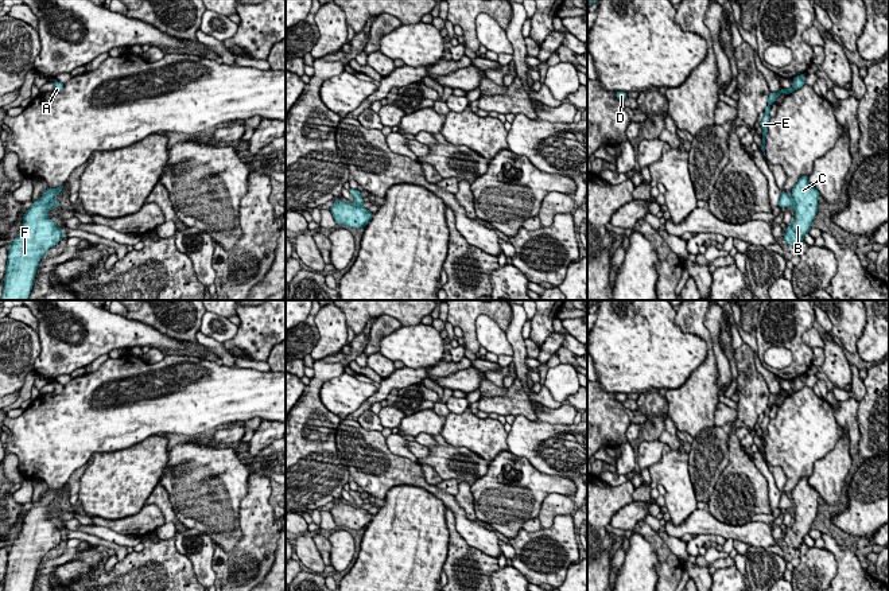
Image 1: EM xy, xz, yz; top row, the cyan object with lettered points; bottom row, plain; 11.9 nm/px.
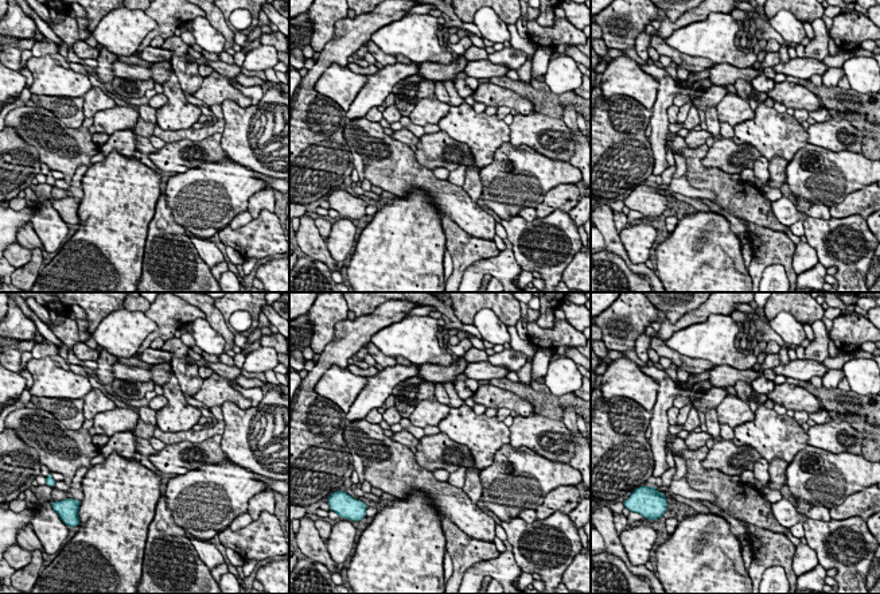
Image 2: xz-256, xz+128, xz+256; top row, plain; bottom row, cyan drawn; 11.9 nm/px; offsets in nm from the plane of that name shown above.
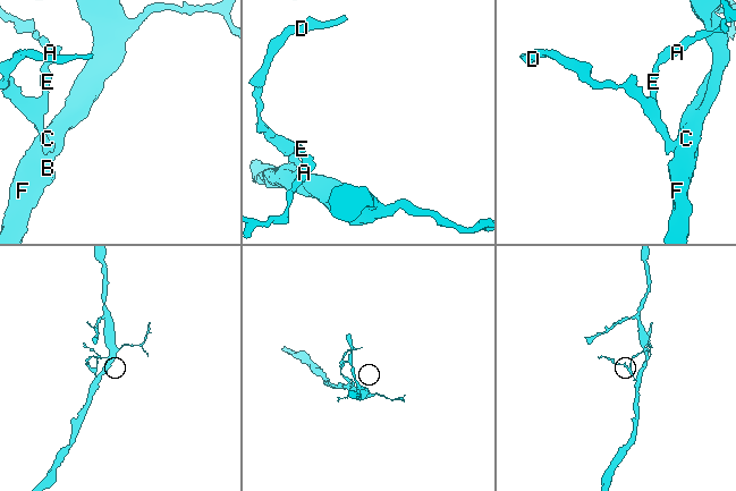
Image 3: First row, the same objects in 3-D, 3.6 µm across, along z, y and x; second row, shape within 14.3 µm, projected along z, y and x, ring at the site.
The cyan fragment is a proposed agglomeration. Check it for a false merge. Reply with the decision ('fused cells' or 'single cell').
fused cells

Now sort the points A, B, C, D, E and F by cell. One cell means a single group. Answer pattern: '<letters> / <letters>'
A D E / B C F

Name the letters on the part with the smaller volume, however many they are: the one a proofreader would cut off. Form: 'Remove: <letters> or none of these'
Remove: A, D, E

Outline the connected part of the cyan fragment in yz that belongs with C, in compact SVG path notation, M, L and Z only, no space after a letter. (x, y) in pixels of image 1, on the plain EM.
M804 477L792 490L795 522L783 536L788 547L799 549L804 536L812 529L812 522L818 513L819 493L810 485L808 477Z

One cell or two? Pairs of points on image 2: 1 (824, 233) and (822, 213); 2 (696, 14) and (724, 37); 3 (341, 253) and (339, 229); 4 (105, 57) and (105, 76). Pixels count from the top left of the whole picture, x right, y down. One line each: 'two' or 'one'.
1: two
2: two
3: one
4: one

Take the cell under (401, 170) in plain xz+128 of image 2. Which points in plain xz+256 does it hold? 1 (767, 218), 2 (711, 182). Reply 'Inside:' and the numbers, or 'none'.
Inside: 1, 2

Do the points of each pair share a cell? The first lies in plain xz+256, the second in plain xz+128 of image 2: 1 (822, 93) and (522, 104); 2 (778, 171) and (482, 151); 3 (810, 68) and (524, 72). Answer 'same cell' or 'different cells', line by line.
1: different cells
2: different cells
3: different cells

